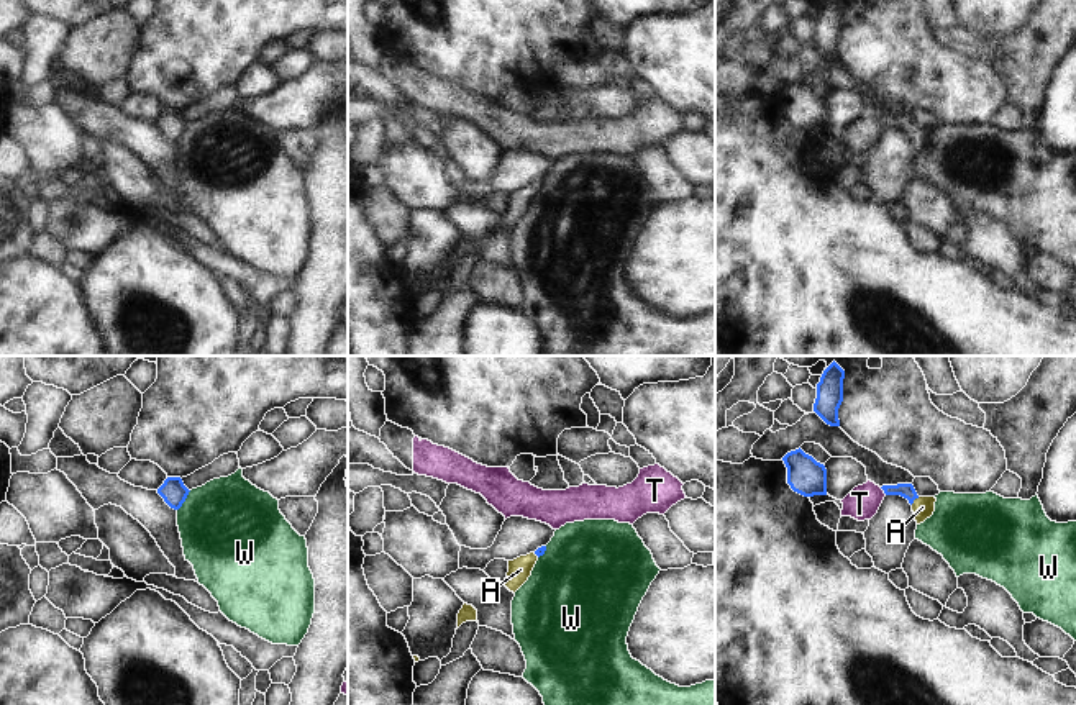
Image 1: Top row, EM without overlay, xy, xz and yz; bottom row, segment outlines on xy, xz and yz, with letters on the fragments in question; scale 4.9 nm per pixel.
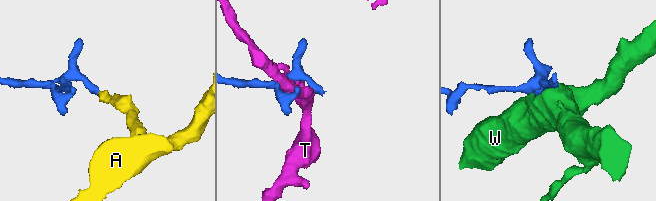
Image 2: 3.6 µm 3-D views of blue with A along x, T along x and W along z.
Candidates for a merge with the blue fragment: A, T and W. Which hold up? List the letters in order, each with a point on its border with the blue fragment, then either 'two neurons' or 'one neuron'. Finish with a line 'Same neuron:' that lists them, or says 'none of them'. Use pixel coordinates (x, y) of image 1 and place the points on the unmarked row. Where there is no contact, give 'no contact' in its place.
A: meets blue in yz at (914, 131); one neuron
T: meets blue in yz at (883, 122); two neurons
W: meets blue in xy at (184, 133); two neurons
Same neuron: A

